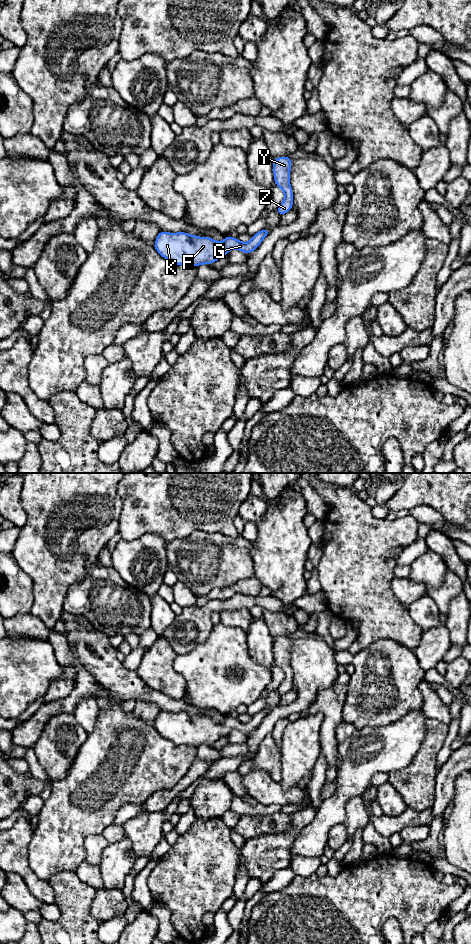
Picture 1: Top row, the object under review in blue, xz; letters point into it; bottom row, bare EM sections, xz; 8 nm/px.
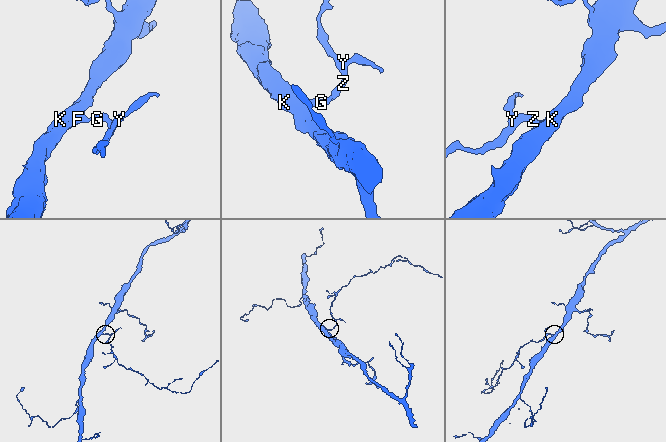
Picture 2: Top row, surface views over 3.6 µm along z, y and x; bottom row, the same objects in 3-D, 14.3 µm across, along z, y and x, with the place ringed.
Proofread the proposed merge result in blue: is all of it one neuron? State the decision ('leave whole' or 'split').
leave whole

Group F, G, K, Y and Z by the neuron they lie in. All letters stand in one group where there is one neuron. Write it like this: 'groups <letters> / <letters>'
groups F G K Y Z

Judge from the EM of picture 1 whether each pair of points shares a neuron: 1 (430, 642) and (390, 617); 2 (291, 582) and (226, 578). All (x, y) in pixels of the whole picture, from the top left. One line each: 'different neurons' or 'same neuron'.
1: different neurons
2: different neurons

